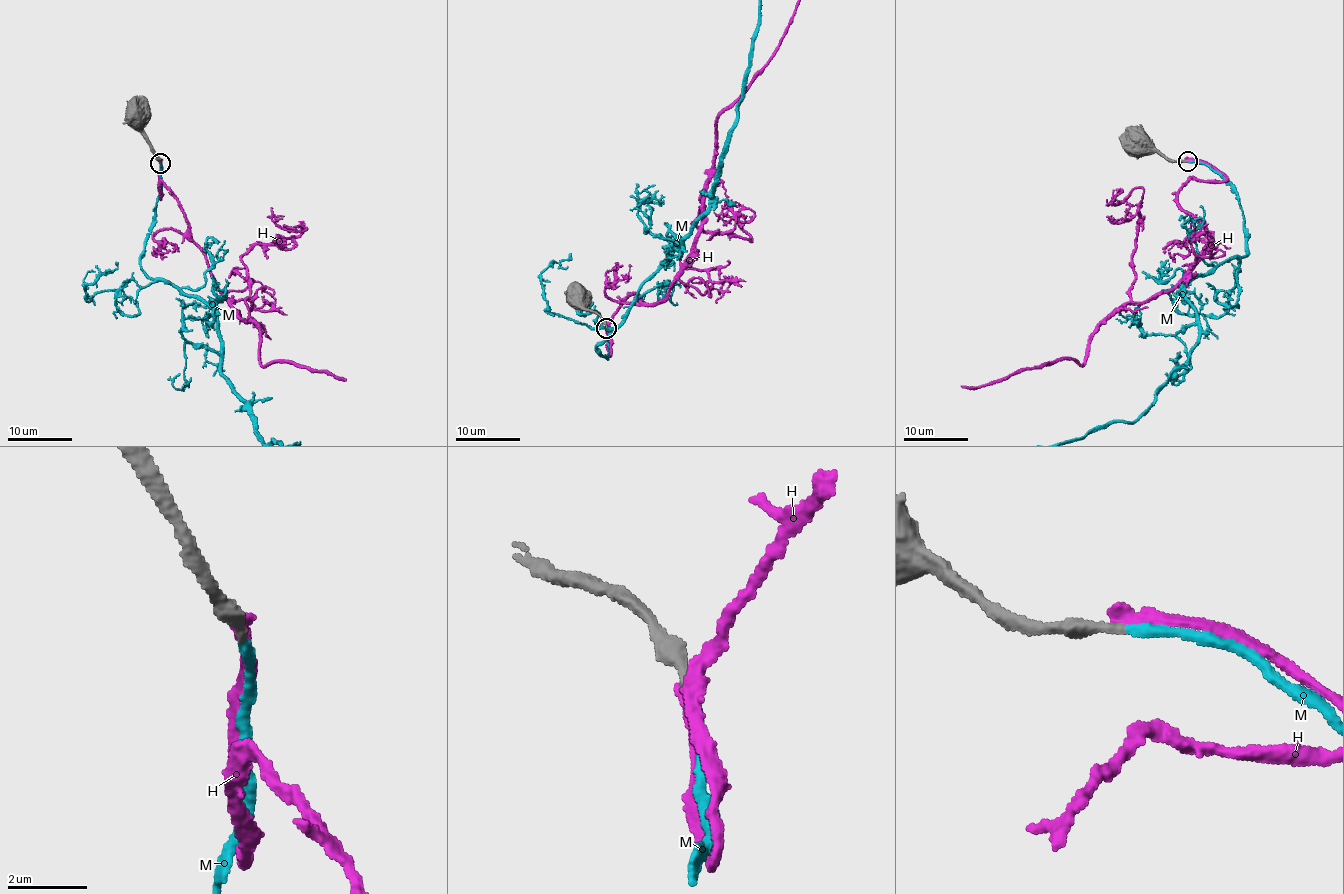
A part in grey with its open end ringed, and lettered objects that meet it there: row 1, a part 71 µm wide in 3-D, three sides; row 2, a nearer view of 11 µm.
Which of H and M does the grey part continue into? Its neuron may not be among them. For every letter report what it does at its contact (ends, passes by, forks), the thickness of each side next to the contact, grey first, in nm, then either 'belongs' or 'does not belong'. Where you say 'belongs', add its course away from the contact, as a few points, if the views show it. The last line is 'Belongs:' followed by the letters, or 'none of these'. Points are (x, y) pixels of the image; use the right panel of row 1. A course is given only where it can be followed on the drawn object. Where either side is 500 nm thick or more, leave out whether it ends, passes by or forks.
H: it ends; calibres 320 and 400 nm; does not belong
M: it ends; calibres 280 and 300 nm; belongs
Belongs: M

